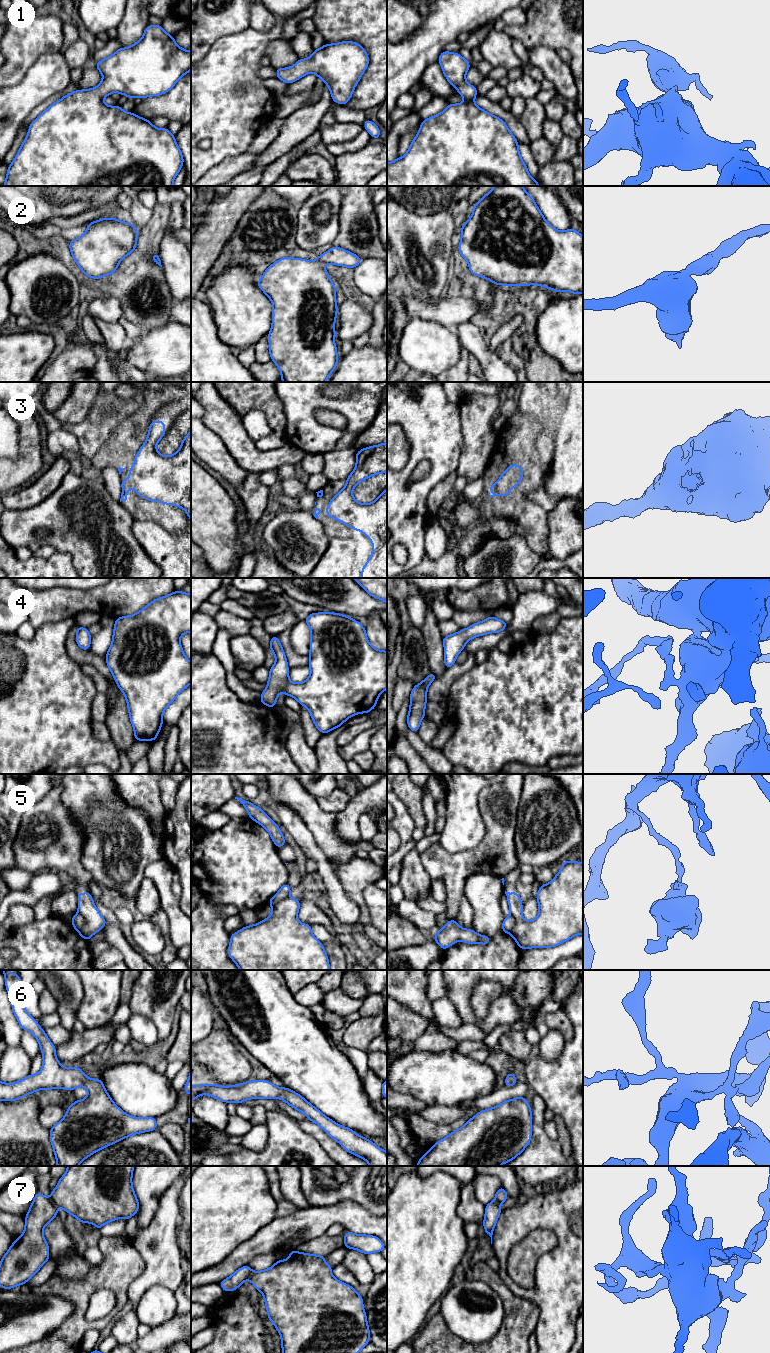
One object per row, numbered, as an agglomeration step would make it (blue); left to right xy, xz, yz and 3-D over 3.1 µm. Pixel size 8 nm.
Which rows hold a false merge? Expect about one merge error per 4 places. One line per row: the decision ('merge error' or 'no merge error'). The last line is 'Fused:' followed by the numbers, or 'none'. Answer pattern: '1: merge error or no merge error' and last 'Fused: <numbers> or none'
1: no merge error
2: no merge error
3: merge error
4: no merge error
5: merge error
6: no merge error
7: merge error
Fused: 3, 5, 7

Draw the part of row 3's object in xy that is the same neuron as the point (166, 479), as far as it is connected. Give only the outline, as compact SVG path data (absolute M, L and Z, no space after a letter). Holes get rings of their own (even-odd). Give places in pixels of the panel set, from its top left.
M151 421L147 439L134 459L134 488L146 500L184 509L191 521L191 431L182 440L179 450L171 456L163 456L156 449L165 434L164 421Z

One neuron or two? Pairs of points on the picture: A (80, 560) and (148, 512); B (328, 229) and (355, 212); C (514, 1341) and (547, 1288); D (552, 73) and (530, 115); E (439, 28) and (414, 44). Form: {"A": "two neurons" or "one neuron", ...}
{"A": "two neurons", "B": "two neurons", "C": "two neurons", "D": "two neurons", "E": "one neuron"}

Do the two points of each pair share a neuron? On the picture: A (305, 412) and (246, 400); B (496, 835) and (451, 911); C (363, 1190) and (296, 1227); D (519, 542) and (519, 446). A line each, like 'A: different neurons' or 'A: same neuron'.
A: different neurons
B: same neuron
C: different neurons
D: different neurons

